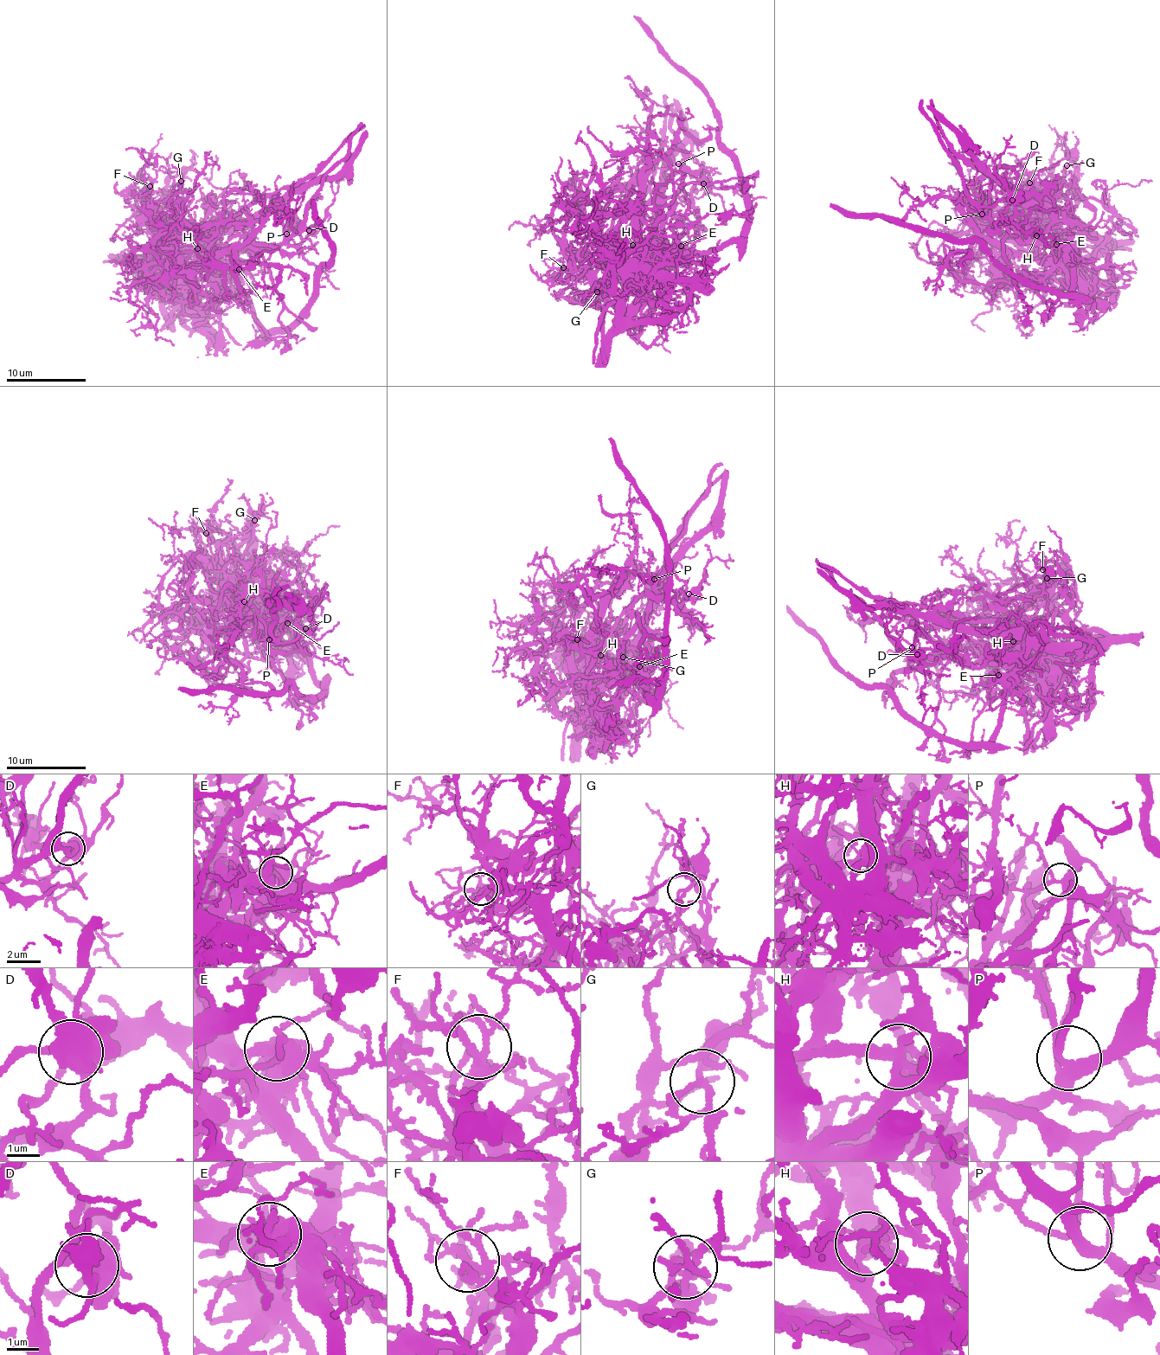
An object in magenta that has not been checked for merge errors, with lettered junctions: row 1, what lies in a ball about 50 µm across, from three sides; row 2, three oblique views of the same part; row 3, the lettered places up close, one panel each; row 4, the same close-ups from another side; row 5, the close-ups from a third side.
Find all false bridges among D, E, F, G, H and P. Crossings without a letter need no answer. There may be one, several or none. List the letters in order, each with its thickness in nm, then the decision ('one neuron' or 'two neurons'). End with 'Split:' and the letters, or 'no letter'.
D: calibre 480 nm; one neuron
E: calibre 480 nm; two neurons
F: calibre 240 nm; one neuron
G: calibre 160 nm; two neurons
H: calibre 360 nm; two neurons
P: calibre 320 nm; one neuron
Split: E, G, H

